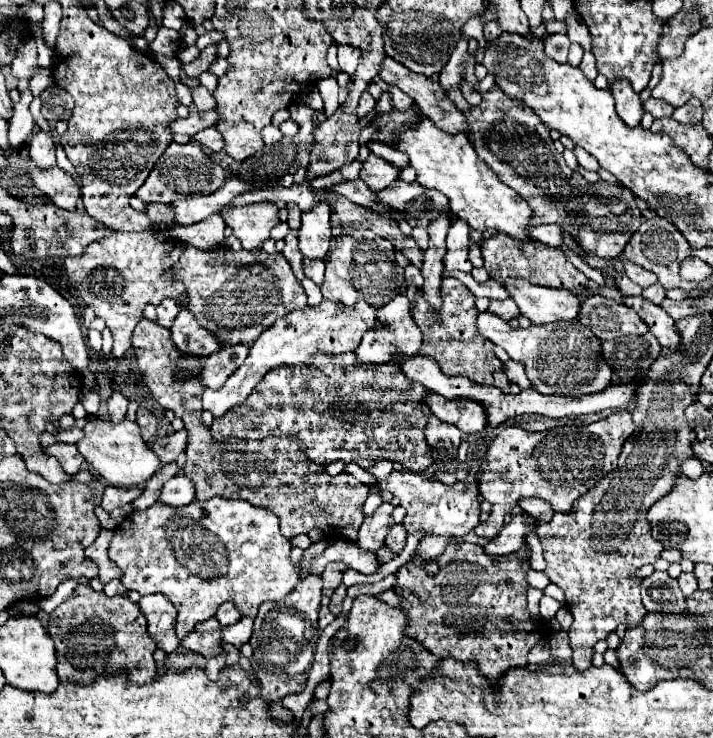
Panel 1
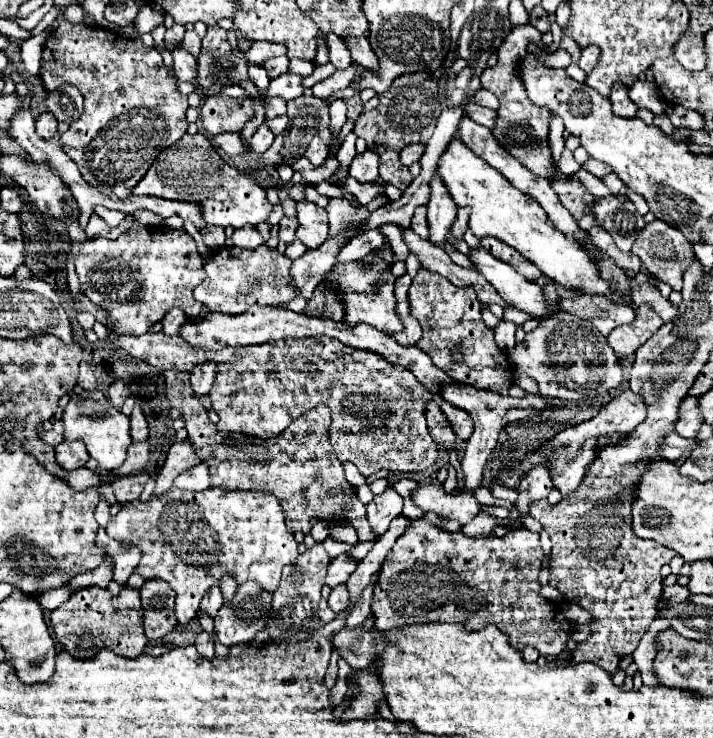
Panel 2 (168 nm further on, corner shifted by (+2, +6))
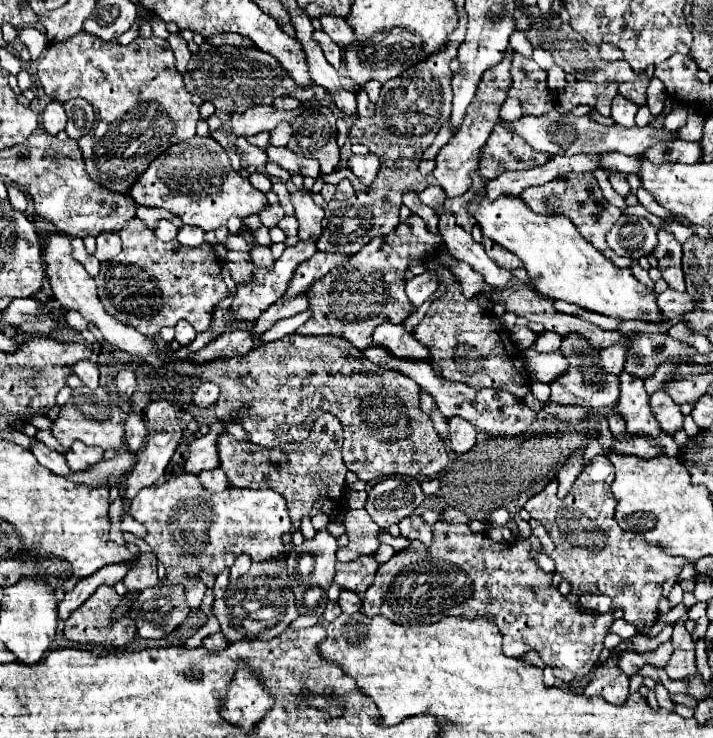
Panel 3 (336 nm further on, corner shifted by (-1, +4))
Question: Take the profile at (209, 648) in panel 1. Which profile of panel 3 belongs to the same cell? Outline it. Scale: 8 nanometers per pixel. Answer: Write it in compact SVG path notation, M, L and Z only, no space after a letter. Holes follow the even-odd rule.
M222 571L222 573L216 577L214 589L212 589L212 595L214 595L214 599L222 597L222 595L226 593L226 587L228 587L228 571Z

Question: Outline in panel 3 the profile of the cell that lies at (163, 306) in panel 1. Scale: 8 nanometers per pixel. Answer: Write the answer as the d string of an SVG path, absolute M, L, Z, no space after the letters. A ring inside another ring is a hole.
M180 321L176 325L176 341L180 345L188 345L190 341L194 341L194 337L196 337L196 331L194 331L194 327L188 321Z

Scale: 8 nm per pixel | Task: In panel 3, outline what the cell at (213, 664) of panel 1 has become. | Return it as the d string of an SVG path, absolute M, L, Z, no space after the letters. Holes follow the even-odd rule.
M214 633L214 635L208 635L202 639L202 647L210 653L216 653L216 651L222 651L224 647L228 647L228 641L224 639L222 633Z

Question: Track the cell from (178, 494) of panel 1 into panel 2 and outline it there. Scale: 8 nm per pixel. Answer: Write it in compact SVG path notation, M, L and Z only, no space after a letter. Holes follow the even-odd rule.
M197 465L185 473L181 473L181 477L177 477L177 483L173 483L173 487L179 489L189 489L189 491L203 491L209 489L209 467L207 465Z

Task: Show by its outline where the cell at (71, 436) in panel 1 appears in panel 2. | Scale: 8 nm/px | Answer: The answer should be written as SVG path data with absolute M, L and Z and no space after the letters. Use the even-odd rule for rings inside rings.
M53 421L53 427L49 431L43 431L39 433L39 439L49 443L49 445L59 445L63 441L63 423L61 421Z

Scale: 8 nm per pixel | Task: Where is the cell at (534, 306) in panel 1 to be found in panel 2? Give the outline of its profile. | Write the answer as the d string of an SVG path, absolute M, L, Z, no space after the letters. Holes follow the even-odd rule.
M483 247L471 249L469 261L509 305L529 313L531 317L543 317L549 313L549 305L545 305L545 297L541 297L541 287L527 281L511 265L495 259Z

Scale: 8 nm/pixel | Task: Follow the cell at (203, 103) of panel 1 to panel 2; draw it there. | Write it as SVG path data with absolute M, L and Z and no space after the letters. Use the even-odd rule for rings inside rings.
M177 43L173 47L173 71L177 75L179 81L195 81L195 73L197 73L197 59L193 55L187 53L187 49L183 47L183 43Z

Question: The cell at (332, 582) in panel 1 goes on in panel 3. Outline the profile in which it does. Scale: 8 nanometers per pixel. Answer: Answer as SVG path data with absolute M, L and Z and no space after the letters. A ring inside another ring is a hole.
M362 555L362 557L348 561L348 563L336 563L334 581L342 589L348 589L354 593L364 593L372 585L378 567L380 565L370 555Z

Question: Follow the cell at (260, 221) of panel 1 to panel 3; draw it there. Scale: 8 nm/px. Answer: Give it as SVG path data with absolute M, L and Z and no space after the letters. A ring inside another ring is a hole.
M192 137L172 145L140 175L130 195L138 205L168 209L180 215L184 225L196 225L204 231L216 231L230 217L246 219L268 207L266 193L254 189L246 177L232 169L228 153L212 137Z

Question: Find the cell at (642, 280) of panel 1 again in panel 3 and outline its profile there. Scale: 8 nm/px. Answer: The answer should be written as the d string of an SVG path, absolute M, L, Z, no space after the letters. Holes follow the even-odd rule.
M564 173L564 175L558 175L556 179L544 183L544 185L538 185L538 187L528 187L522 191L522 201L536 213L544 213L544 215L552 215L552 213L562 213L566 215L580 231L580 235L584 239L588 239L602 255L606 255L616 267L630 267L632 265L632 259L628 257L618 257L606 243L606 233L608 229L612 229L612 225L618 221L618 217L622 215L622 211L614 205L610 205L594 175L592 173Z

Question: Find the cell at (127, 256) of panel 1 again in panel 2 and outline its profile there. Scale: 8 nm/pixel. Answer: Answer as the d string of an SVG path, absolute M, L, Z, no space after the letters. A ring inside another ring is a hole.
M136 224L115 241L99 237L97 241L87 239L85 243L73 243L71 253L75 253L83 293L111 315L113 333L109 339L121 337L121 333L147 333L155 323L165 319L171 307L183 309L189 319L197 317L203 307L193 297L193 289L205 279L203 259L185 229Z

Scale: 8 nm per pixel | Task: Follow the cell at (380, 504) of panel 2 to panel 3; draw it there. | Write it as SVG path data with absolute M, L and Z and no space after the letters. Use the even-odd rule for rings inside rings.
M388 477L378 481L368 493L366 511L378 527L388 529L392 523L400 523L400 519L410 517L422 499L424 493L420 481L408 477Z

